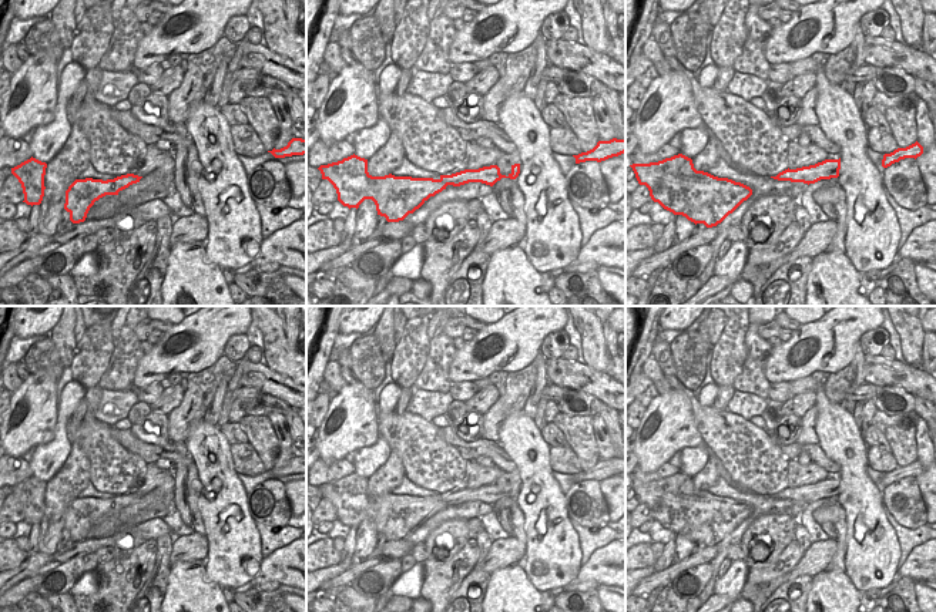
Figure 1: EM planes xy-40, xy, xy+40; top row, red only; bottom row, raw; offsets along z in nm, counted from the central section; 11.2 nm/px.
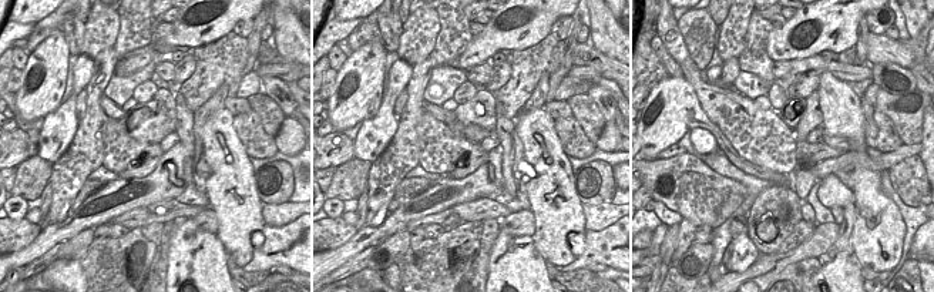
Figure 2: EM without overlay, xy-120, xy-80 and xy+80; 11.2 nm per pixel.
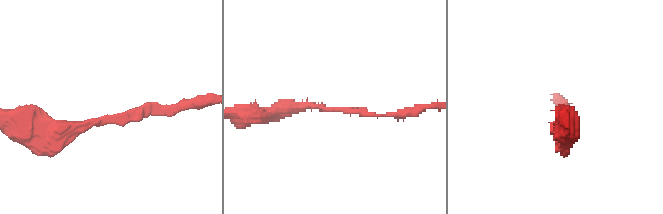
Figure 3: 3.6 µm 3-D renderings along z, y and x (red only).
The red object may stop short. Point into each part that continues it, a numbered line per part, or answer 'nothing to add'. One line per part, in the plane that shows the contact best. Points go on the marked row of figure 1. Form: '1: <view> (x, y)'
nothing to add

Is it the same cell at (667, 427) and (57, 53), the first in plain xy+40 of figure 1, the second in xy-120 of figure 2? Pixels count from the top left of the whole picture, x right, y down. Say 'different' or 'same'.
same

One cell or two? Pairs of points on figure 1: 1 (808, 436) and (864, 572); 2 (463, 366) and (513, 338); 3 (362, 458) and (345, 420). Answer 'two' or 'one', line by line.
1: two
2: one
3: two

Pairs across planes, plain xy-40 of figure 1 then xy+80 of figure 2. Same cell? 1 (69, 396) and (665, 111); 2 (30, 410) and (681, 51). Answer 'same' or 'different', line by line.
1: different
2: different

